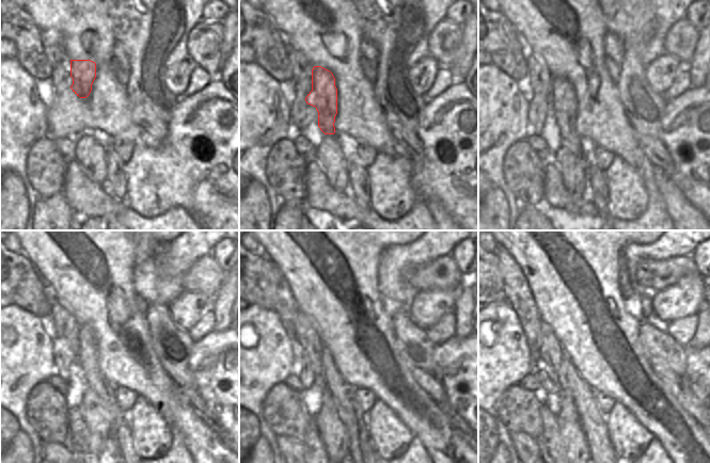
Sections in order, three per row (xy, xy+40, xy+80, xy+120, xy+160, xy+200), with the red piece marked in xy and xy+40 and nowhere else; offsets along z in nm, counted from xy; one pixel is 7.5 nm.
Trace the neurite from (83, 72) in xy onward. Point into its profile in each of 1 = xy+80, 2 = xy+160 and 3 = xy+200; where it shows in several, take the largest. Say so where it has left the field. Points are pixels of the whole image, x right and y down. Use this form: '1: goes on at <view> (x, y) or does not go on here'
1: goes on at xy+80 (563, 97)
2: goes on at xy+160 (354, 420)
3: goes on at xy+200 (593, 422)

